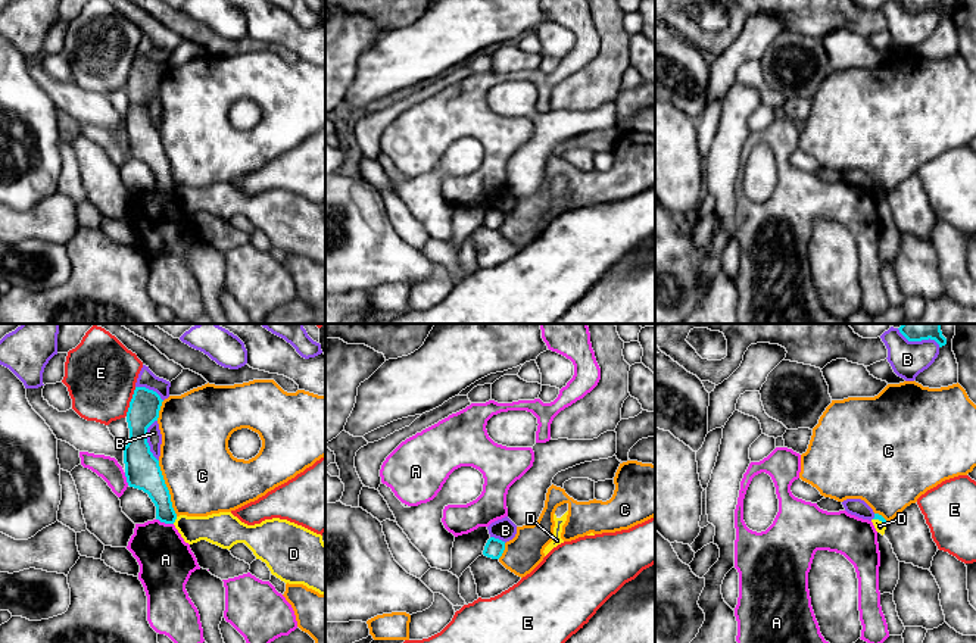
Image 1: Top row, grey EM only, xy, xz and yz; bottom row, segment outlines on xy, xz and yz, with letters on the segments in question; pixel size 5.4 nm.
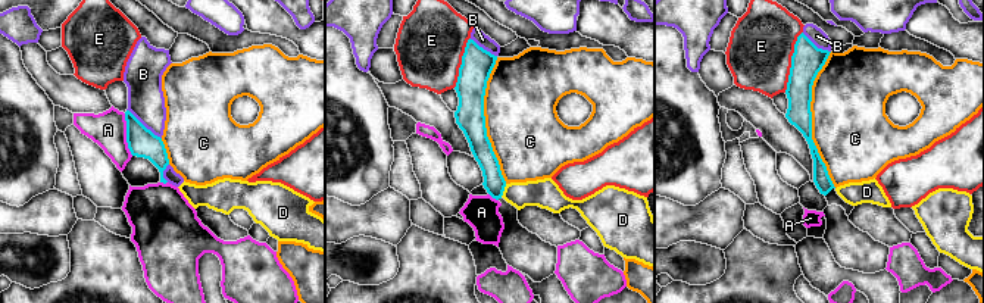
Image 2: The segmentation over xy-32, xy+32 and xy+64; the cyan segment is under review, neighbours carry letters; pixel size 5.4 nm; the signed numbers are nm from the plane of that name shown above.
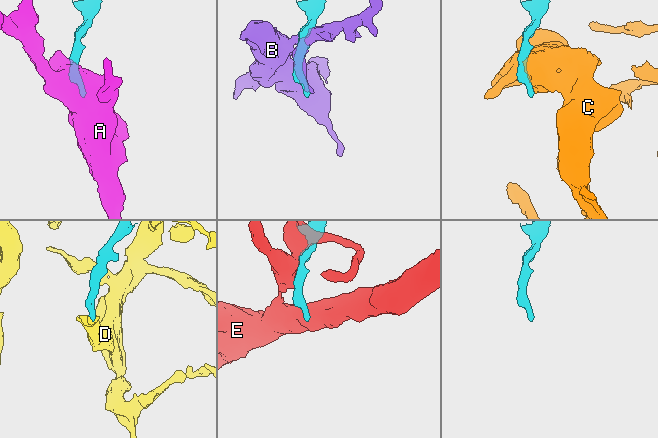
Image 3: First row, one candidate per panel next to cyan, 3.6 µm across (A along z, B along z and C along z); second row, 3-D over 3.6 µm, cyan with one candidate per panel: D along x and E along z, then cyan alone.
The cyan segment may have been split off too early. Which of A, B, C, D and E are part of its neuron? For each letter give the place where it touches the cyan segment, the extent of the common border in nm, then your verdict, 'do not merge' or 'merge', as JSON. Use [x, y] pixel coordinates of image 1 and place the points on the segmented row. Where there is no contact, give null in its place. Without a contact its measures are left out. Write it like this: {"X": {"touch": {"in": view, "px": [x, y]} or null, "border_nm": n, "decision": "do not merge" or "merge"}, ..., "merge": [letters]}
{"A": {"touch": {"in": "xy", "px": [165, 523]}, "border_nm": 100, "decision": "do not merge"}, "B": {"touch": {"in": "xy", "px": [146, 440]}, "border_nm": 240, "decision": "do not merge"}, "C": {"touch": {"in": "xy", "px": [167, 489]}, "border_nm": 320, "decision": "do not merge"}, "D": {"touch": {"in": "xy", "px": [175, 518]}, "border_nm": 50, "decision": "do not merge"}, "E": {"touch": {"in": "xy", "px": [130, 402]}, "border_nm": 170, "decision": "do not merge"}, "merge": []}

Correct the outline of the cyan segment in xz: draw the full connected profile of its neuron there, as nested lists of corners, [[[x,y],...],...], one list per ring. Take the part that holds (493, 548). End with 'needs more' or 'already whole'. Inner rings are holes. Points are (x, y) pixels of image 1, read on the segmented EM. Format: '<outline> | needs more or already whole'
[[[490,537],[484,546],[483,555],[492,559],[499,559],[505,550],[505,541]]] | already whole

